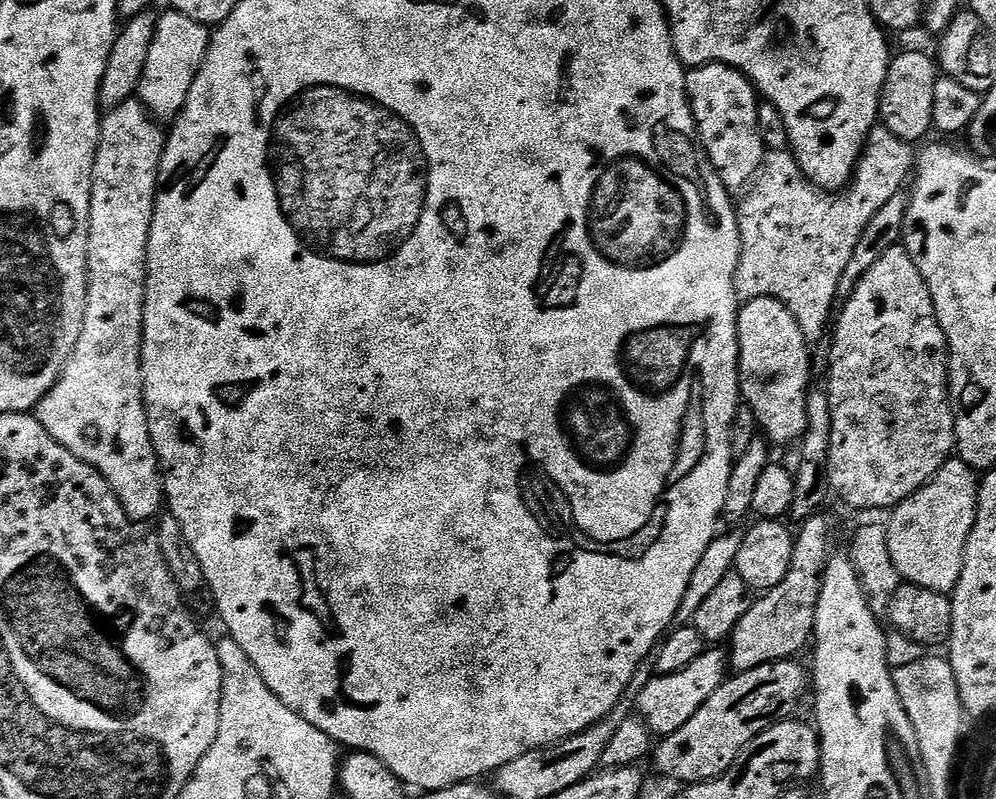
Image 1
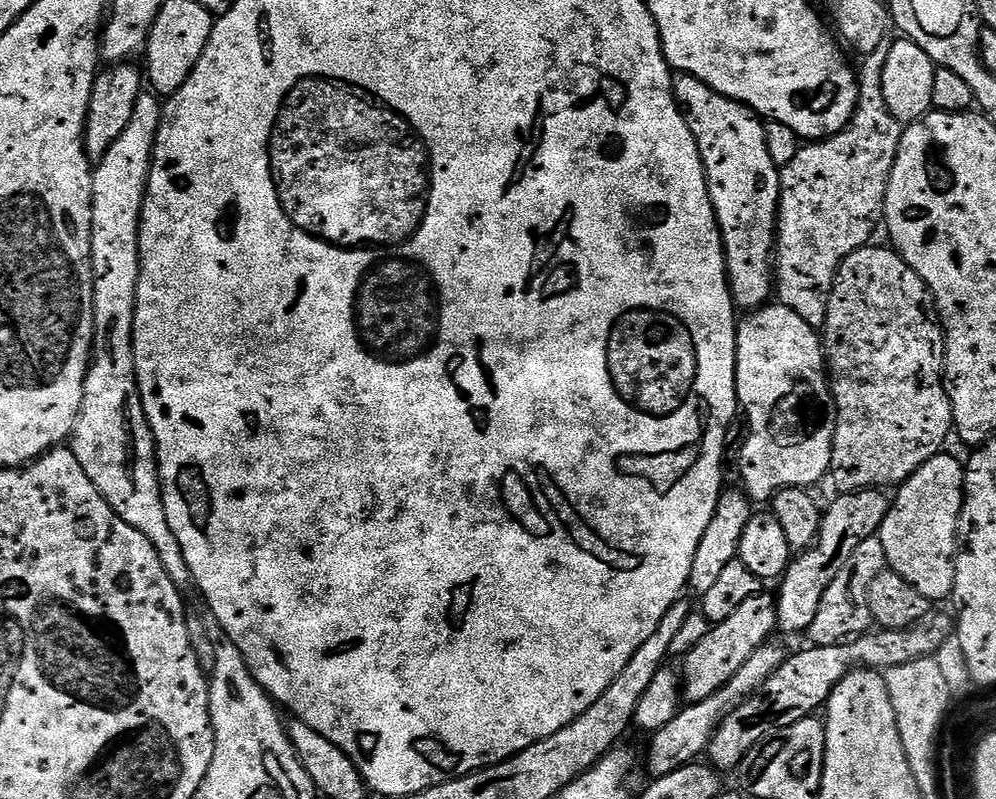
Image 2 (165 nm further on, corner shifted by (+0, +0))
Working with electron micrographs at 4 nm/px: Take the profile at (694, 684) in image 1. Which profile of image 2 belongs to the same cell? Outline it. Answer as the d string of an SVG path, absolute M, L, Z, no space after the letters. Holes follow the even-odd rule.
M761 594L746 598L746 602L742 602L742 606L738 606L738 610L734 610L734 614L726 618L726 622L711 625L706 638L702 638L702 642L698 642L698 646L694 646L694 650L690 650L688 655L683 657L683 699L697 704L713 696L719 688L726 686L726 682L730 682L730 678L734 678L734 674L738 674L738 670L742 670L746 658L750 658L754 650L769 643L771 636L768 635L776 629L775 595Z

